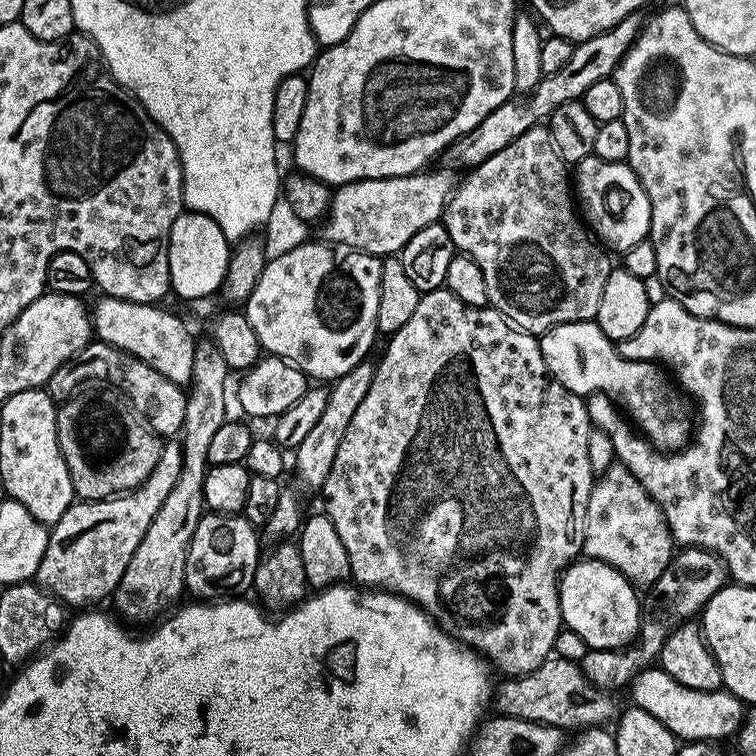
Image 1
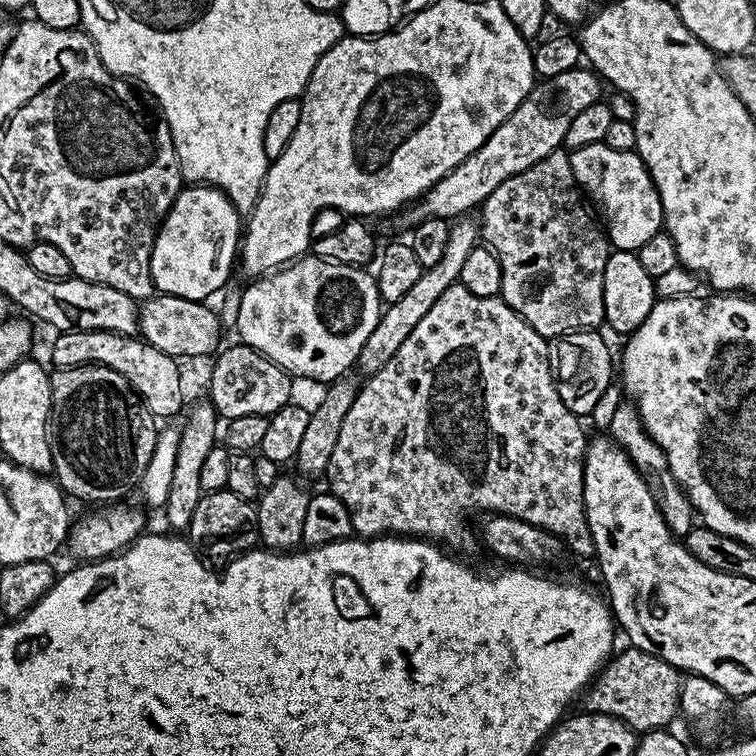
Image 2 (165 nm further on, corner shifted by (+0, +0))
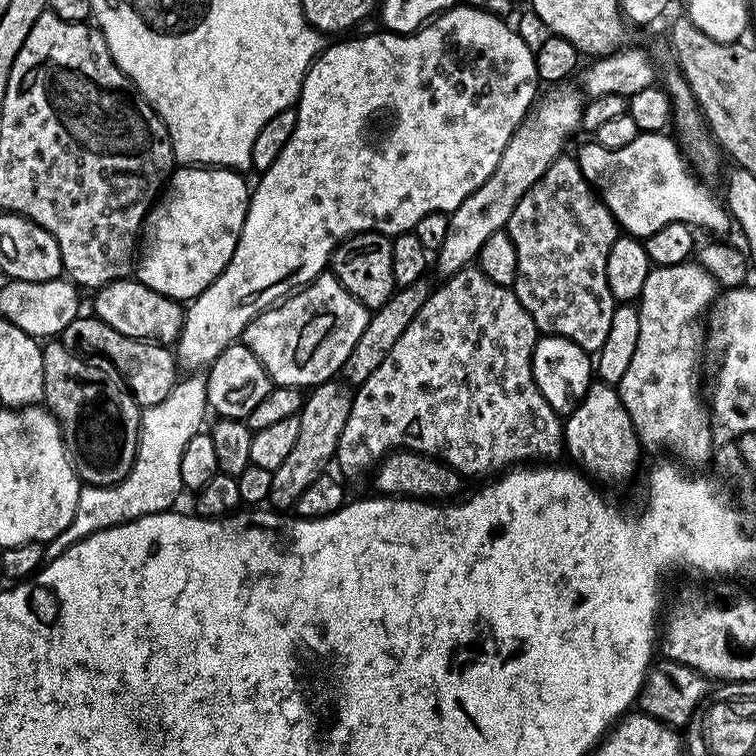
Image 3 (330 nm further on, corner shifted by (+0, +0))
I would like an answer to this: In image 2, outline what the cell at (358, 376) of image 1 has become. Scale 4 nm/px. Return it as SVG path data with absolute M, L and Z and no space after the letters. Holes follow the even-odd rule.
M457 218L451 221L450 238L446 238L446 254L442 254L442 259L439 262L434 262L434 266L425 268L422 278L418 278L418 283L405 296L398 298L398 302L387 305L381 311L378 326L374 326L374 330L370 330L370 338L366 338L366 346L362 346L360 351L358 368L364 371L365 377L370 377L378 370L382 370L382 366L386 366L386 362L390 362L390 358L394 358L394 354L398 354L398 346L402 346L402 342L406 342L406 338L410 338L414 326L418 326L418 322L422 322L422 318L426 318L430 306L434 306L434 302L438 302L438 298L442 298L442 294L446 294L450 285L459 281L462 266L465 265L470 250L477 248L478 241L481 239L477 221L468 219L472 218Z

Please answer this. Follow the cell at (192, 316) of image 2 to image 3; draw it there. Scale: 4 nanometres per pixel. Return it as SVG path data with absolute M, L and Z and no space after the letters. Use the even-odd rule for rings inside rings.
M135 278L115 280L105 284L95 293L95 296L95 316L102 322L106 322L106 326L114 326L118 334L126 334L130 338L139 340L150 340L165 346L175 345L180 336L185 313L181 301L158 294L158 290L150 290L150 286L146 286L141 280Z

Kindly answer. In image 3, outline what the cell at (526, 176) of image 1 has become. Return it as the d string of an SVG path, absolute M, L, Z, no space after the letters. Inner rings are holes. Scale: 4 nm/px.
M575 155L559 156L522 194L506 231L518 250L514 291L537 329L573 340L589 354L599 353L606 334L610 334L610 318L614 318L618 303L610 294L610 282L606 282L606 258L610 258L618 225L582 174Z

